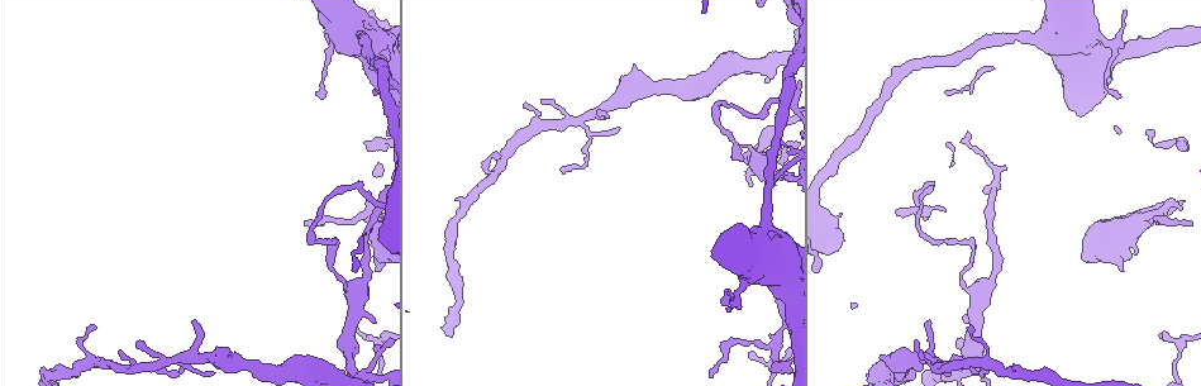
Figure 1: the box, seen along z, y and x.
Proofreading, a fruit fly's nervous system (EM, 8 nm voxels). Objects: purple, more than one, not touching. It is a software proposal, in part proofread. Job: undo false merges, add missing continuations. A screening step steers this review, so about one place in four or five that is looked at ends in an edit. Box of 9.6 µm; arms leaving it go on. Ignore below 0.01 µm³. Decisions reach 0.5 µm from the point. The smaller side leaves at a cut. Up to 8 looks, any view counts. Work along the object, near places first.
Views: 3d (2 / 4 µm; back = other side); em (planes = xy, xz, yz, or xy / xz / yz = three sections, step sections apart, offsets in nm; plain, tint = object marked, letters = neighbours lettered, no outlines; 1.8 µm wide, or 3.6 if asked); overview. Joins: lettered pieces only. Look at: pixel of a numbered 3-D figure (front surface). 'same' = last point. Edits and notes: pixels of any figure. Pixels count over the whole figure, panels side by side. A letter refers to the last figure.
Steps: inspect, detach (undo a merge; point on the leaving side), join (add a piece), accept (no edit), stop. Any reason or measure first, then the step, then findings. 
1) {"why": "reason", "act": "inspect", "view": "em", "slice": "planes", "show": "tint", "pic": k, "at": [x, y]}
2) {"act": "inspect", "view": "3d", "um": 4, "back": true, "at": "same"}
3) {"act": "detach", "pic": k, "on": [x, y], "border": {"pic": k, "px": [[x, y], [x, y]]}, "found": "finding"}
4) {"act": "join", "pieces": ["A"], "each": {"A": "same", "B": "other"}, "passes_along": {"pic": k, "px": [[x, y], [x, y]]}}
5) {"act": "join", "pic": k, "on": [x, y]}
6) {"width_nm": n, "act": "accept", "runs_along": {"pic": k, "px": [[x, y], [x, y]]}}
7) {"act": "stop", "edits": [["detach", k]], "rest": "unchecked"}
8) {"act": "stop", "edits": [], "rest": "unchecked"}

{"why": "sharp bend", "act": "inspect", "view": "3d", "um": 4, "pic": 1, "at": [333, 244]}

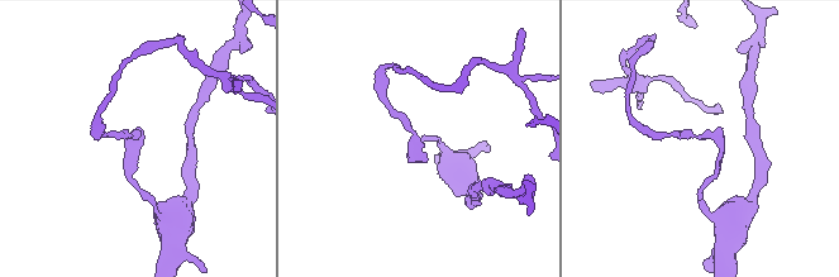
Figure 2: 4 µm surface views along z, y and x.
{"why": "now the EM", "act": "inspect", "view": "em", "slice": "planes", "show": "letters", "pic": 2, "at": [714, 135]}

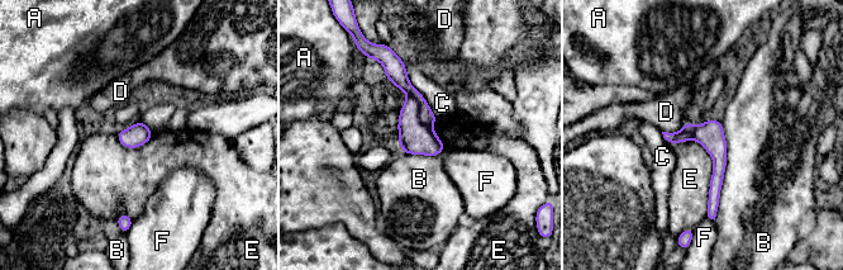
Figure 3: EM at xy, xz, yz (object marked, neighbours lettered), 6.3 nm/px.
{"act": "detach", "pic": 3, "on": [399, 77], "each": {"A": "other", "B": "other", "C": "other", "D": "other", "E": "other", "F": "other"}, "part_leaving": {"pic": 3, "px": [[389, 66], [420, 99], [429, 122]]}, "found": "a second neuron is stuck on"}

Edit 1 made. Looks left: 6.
{"why": "free end", "act": "inspect", "view": "3d", "um": 4, "pic": 1, "at": [376, 321]}

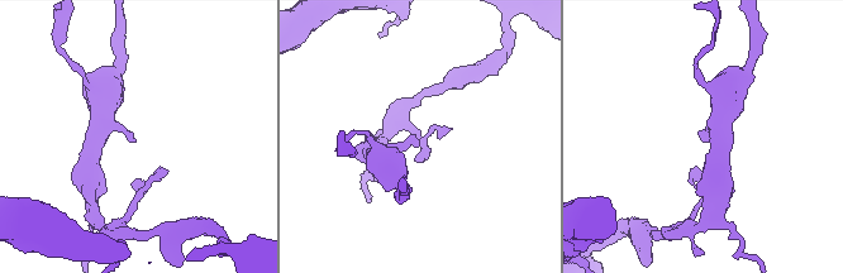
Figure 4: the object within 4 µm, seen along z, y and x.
{"act": "inspect", "view": "em", "slice": "planes", "show": "letters", "pic": 4, "at": [135, 139]}

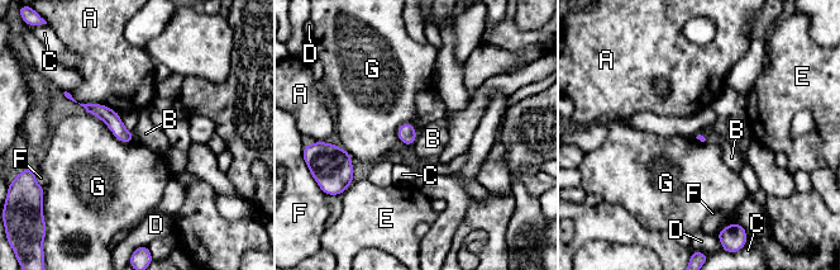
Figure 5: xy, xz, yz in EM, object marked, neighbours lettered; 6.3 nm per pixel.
{"longest_contact_nm": ["A", 380], "act": "accept", "each": {"A": "other", "B": "other", "C": "other", "D": "other", "E": "other", "F": "other", "G": "other"}, "found": "no lettered piece goes on from it"}

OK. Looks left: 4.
{"why": "stops while still wide", "act": "inspect", "view": "3d", "um": 2, "pic": 1, "at": [377, 271]}

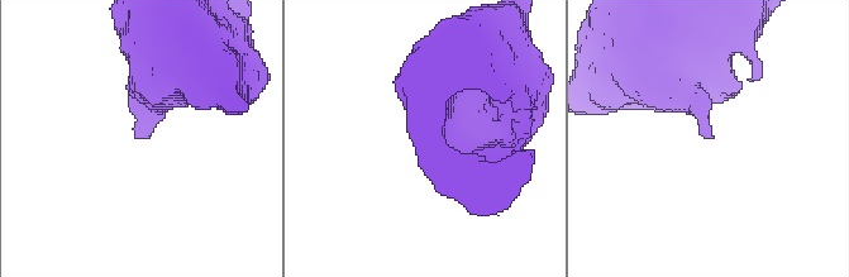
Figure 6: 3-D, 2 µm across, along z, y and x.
{"act": "inspect", "view": "em", "slice": "planes", "show": "letters", "pic": 6, "at": [713, 138]}

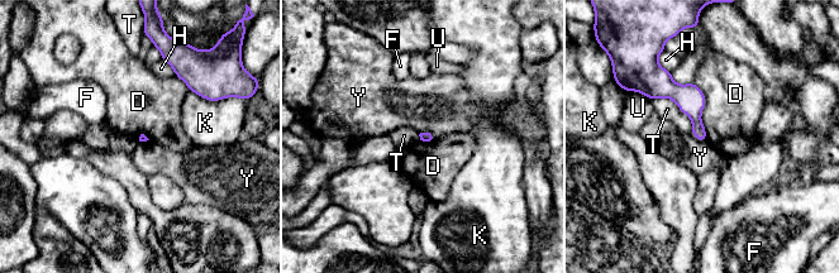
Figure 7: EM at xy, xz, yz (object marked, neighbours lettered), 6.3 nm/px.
{"act": "accept", "each": {"D": "other", "F": "other", "H": "other", "K": "other", "T": "other", "U": "other", "Y": "other"}, "found": "none of them fits"}

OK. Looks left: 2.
{"why": "an open end", "act": "inspect", "view": "em", "slice": "xy", "step": 4, "show": "tint", "pic": 1, "at": [1180, 209]}

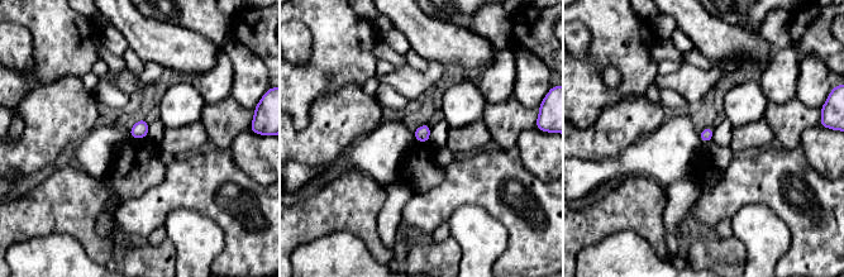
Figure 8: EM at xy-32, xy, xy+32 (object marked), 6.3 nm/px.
{"act": "inspect", "view": "em", "slice": "planes", "show": "letters", "at": "same"}

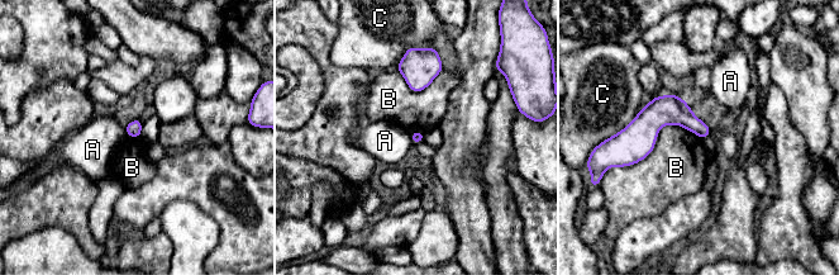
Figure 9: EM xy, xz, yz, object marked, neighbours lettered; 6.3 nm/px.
{"act": "accept", "each": {"A": "other", "B": "other", "C": "other"}, "border": {"pic": 9, "px": [[702, 138], [664, 124], [618, 166]]}, "found": "no lettered piece goes on from it"}

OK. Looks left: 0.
{"act": "stop", "edits": [["detach", 3]], "rest": "unchecked"}

